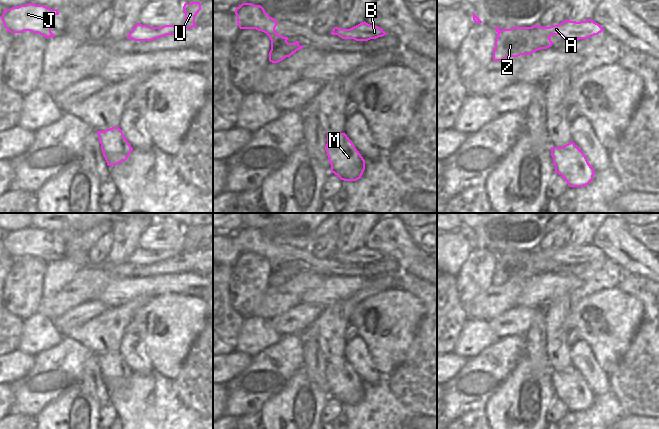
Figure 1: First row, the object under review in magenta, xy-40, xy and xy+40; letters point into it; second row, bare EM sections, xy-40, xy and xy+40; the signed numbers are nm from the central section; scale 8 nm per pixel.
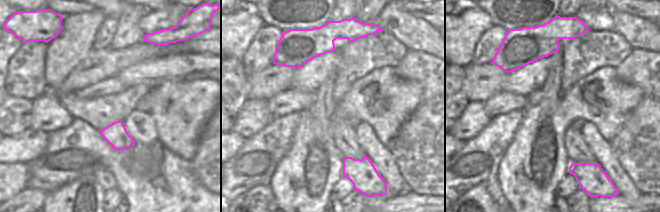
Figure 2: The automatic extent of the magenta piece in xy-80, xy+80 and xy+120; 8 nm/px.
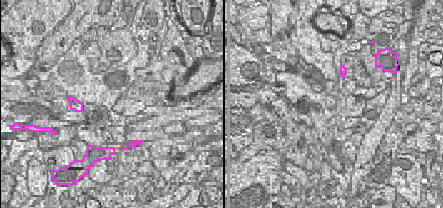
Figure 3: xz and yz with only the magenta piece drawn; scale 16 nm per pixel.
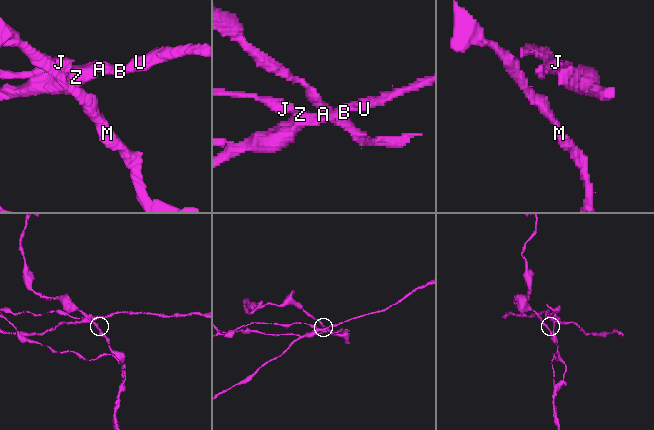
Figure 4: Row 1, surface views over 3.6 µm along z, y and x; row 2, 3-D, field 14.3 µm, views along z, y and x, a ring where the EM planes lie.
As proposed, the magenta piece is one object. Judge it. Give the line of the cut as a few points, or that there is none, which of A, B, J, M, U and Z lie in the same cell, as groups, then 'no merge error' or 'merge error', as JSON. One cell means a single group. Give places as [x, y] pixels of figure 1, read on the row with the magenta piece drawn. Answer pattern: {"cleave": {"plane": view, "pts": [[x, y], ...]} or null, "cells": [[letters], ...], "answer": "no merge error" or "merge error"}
{"cleave": {"plane": "xy", "pts": [[283, 37], [271, 43]]}, "cells": [["A", "B", "U", "Z"], ["J", "M"]], "answer": "merge error"}

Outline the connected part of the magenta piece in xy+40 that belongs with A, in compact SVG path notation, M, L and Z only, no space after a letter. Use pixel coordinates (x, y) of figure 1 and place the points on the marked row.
M566 19L558 25L542 27L512 27L502 29L495 40L493 61L504 61L508 57L530 55L540 49L552 46L552 35L562 35L565 41L578 41L598 35L604 29L592 19L570 21Z

